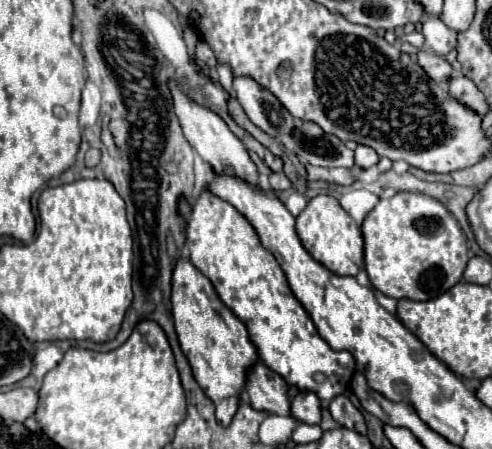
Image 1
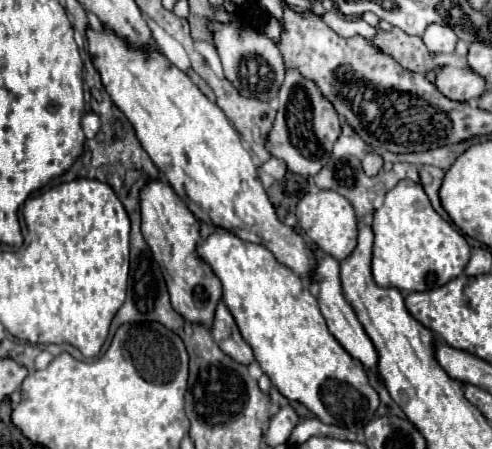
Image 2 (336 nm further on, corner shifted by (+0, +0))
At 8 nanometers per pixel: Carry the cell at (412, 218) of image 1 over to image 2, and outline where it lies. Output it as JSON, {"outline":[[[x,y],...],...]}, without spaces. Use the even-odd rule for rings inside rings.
{"outline":[[[401,180],[393,190],[385,194],[385,202],[379,210],[373,214],[373,234],[375,234],[375,246],[372,255],[372,275],[377,282],[377,286],[391,286],[401,292],[423,292],[423,290],[433,290],[443,286],[445,282],[457,278],[463,268],[469,262],[469,244],[467,240],[451,226],[445,222],[431,206],[425,190],[421,184],[413,180]]]}

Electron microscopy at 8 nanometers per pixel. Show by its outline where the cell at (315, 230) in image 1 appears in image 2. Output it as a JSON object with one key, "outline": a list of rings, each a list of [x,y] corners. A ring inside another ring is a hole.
{"outline":[[[321,190],[317,194],[305,194],[295,208],[297,224],[307,240],[311,240],[319,250],[333,256],[335,260],[345,260],[357,246],[357,216],[347,198],[333,190]]]}

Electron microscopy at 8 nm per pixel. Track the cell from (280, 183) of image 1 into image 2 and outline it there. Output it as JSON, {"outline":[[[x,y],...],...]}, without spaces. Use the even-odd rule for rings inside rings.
{"outline":[[[271,158],[269,162],[265,162],[265,164],[261,166],[261,172],[267,174],[267,176],[271,176],[271,178],[275,178],[275,180],[281,180],[281,178],[285,176],[285,172],[287,172],[287,166],[285,166],[285,162],[279,160],[279,158]]]}

